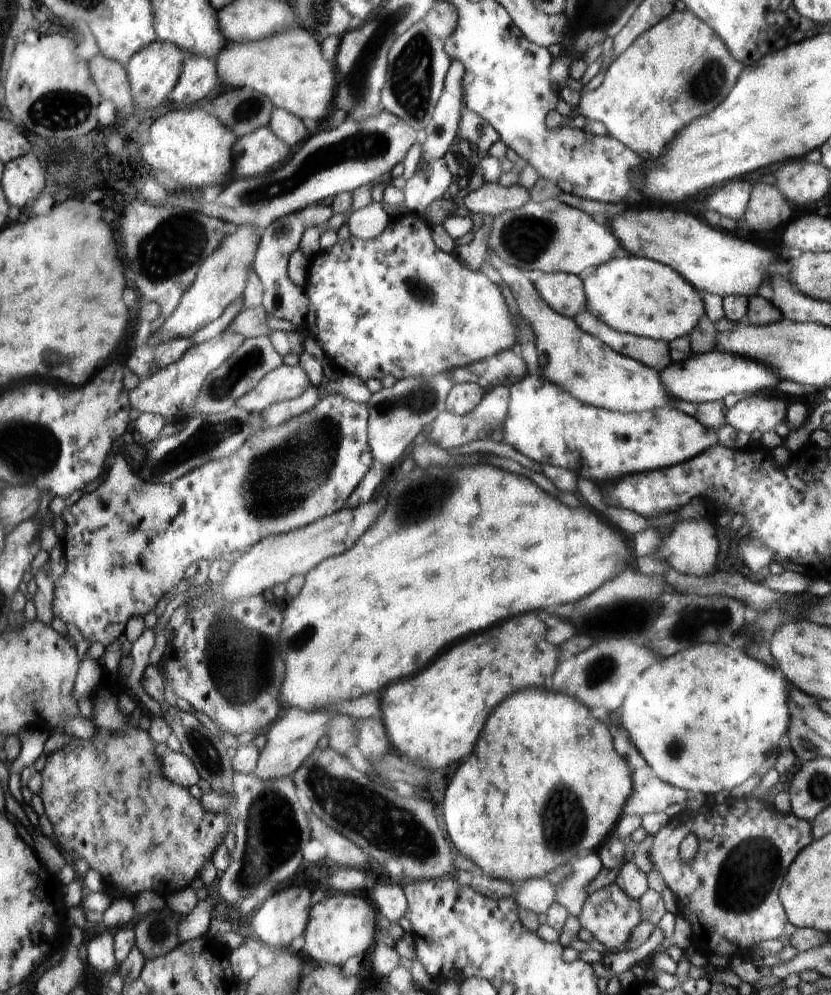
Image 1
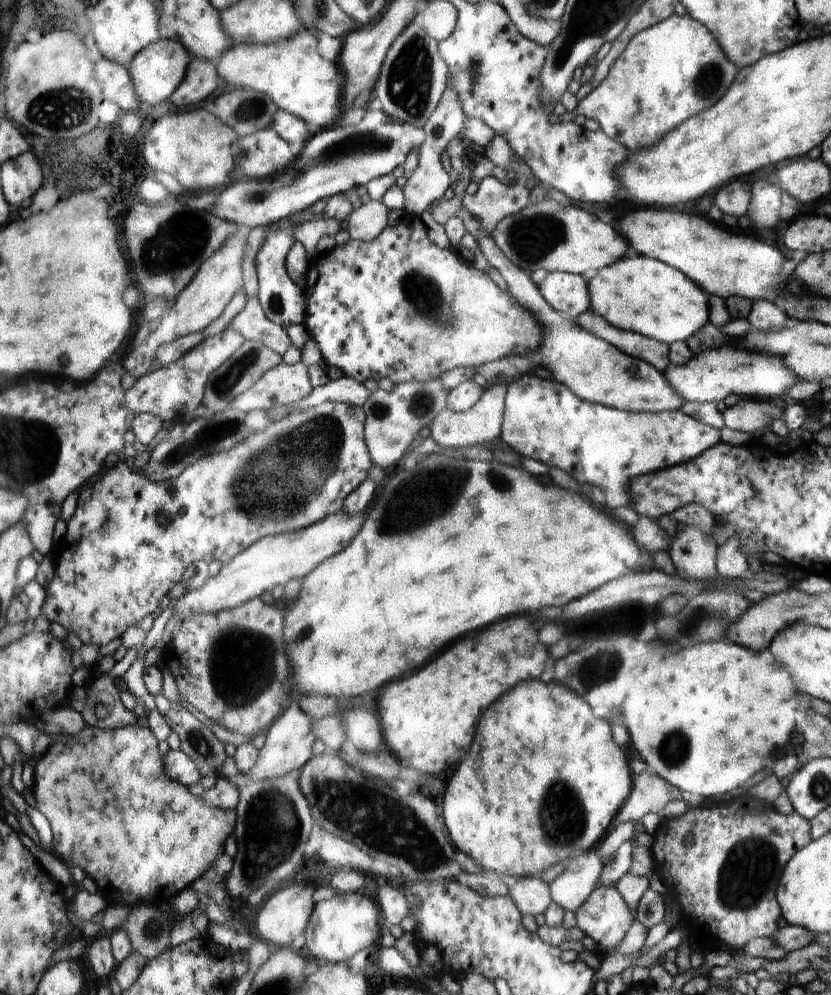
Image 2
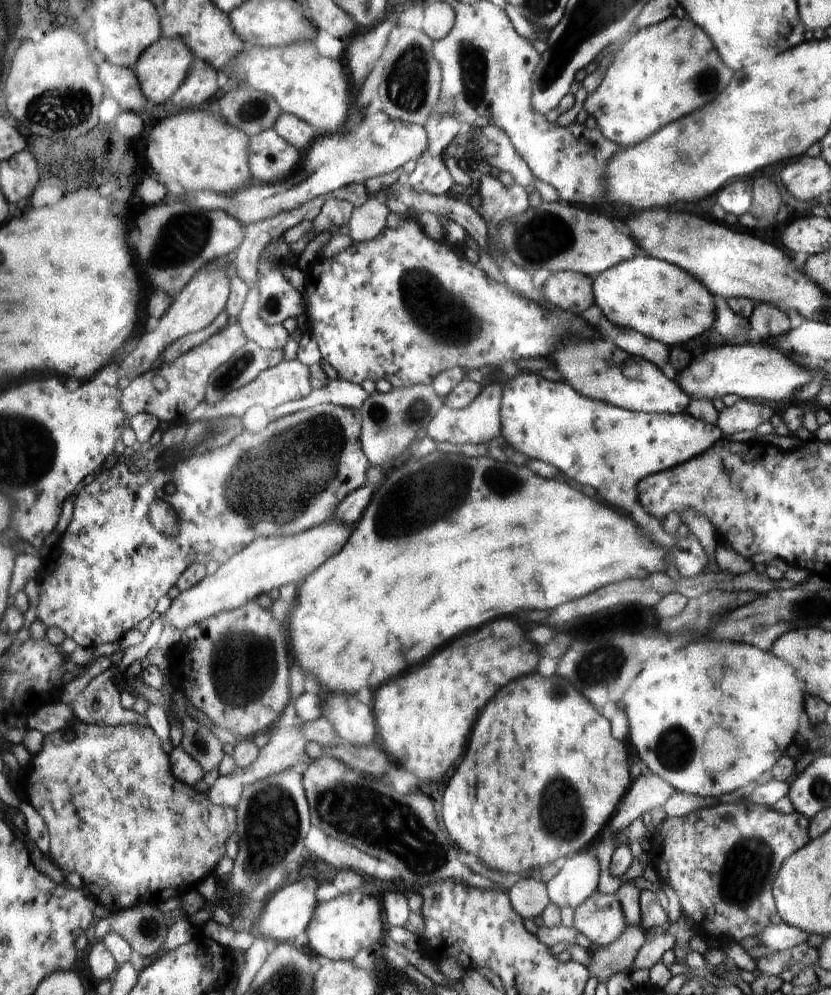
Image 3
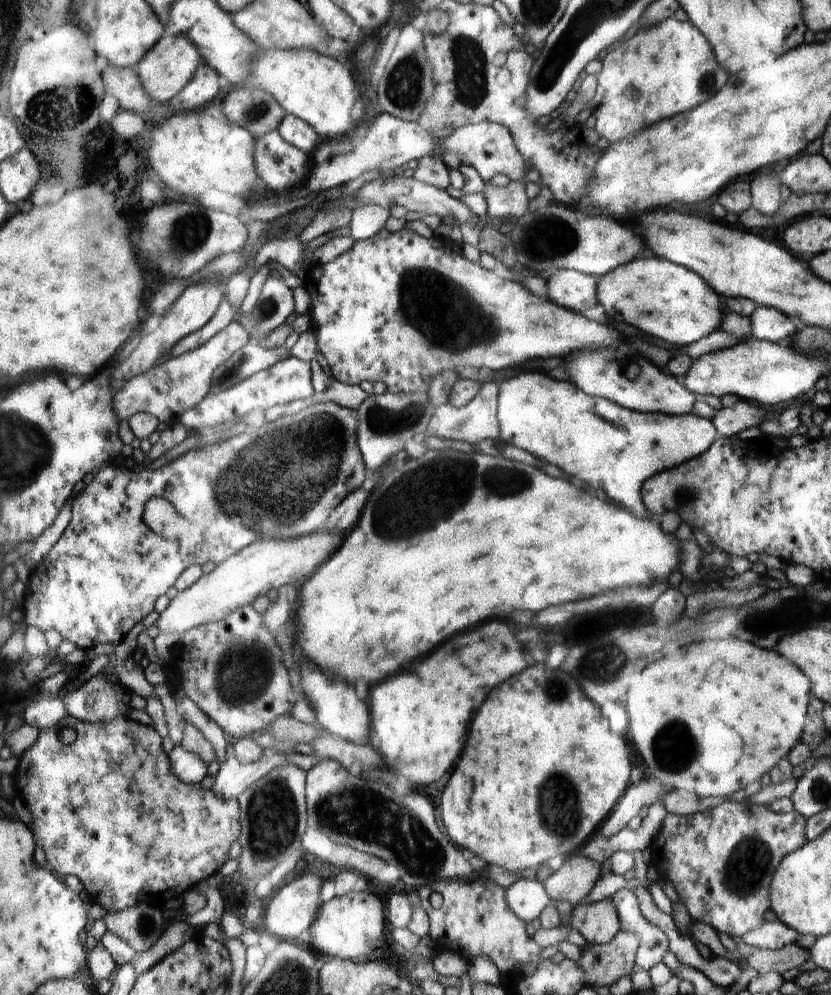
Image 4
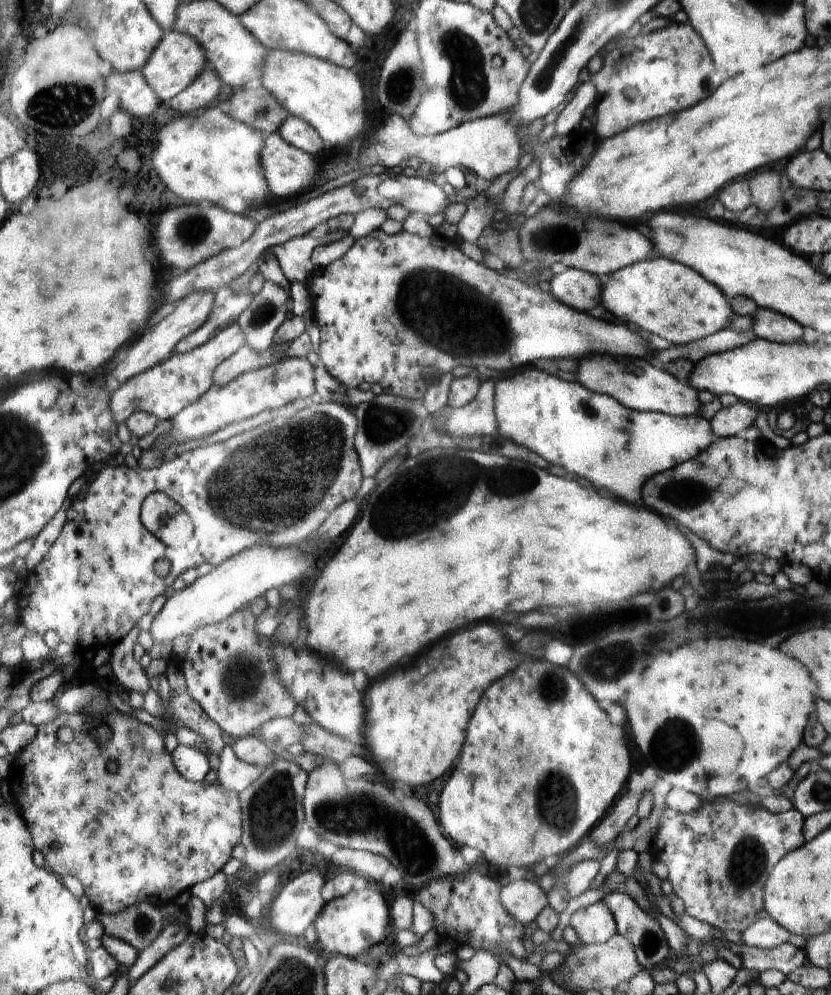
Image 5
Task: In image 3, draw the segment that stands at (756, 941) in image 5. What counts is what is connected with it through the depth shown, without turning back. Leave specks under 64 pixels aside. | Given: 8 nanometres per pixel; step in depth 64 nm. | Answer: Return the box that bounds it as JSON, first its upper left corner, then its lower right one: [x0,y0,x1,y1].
[757,920,808,951]

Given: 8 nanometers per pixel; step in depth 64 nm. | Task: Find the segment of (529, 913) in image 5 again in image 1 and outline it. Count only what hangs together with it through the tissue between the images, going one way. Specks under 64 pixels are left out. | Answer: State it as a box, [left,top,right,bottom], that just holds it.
[514,879,556,914]

